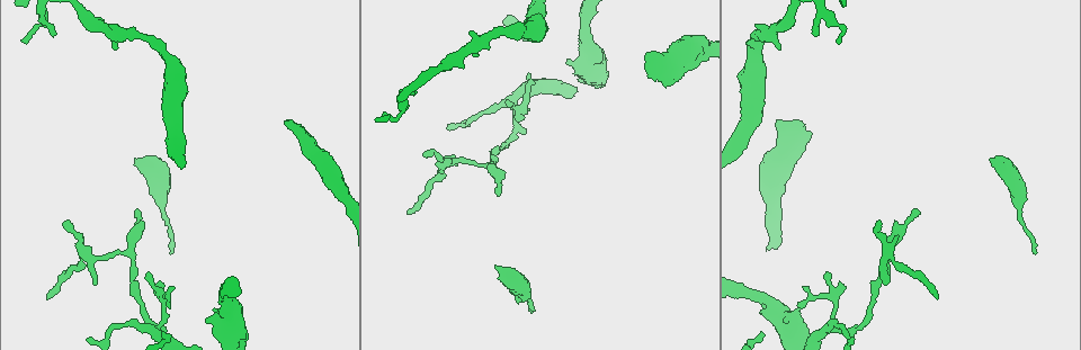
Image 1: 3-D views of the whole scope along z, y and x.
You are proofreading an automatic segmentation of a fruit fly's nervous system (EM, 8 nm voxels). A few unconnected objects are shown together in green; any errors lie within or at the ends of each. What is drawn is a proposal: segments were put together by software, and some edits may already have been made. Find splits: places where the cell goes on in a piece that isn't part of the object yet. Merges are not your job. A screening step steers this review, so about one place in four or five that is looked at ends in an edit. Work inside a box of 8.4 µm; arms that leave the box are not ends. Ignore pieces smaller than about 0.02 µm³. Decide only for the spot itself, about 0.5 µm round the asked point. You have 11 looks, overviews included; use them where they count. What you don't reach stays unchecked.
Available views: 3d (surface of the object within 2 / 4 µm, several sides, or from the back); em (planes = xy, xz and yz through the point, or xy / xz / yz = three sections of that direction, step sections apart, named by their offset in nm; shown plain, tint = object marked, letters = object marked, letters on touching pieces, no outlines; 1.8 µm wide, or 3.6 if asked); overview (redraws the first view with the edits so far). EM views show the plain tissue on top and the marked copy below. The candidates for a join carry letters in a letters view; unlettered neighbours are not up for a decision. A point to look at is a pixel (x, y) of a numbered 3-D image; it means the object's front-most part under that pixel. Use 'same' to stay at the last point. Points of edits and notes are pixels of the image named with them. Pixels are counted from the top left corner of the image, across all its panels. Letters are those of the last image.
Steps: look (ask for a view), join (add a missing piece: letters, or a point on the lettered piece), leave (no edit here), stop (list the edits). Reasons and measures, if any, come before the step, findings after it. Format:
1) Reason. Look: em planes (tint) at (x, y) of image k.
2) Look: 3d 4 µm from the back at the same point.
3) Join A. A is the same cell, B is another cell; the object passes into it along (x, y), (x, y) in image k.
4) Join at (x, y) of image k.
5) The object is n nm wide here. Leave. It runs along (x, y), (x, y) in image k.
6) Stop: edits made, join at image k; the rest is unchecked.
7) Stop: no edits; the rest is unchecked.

Branch stops here. Look: 3d 4 µm at (916, 209) of image 1.

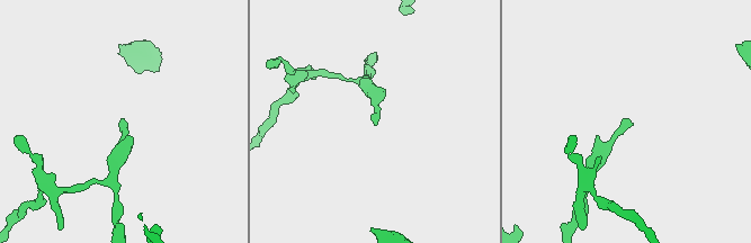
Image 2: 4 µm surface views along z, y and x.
Shape alone is not enough. Look: em planes (letters) at (375, 122) of image 2.

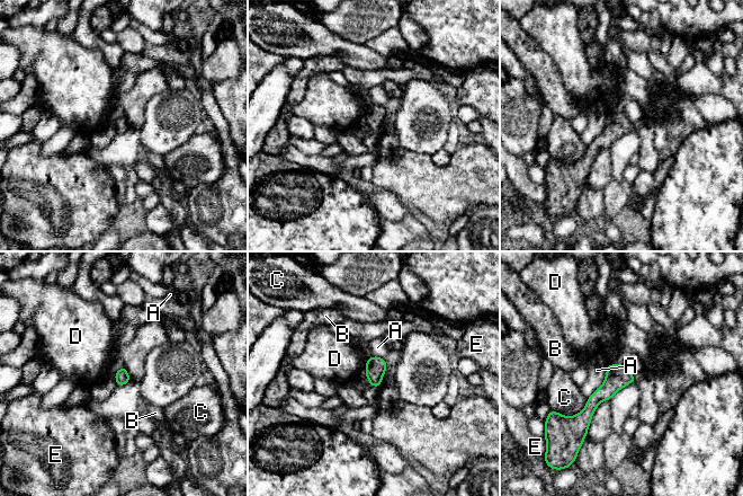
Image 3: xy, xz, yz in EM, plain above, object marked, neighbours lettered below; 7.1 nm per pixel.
The object is 100 nm wide here. Leave. A, B, C, D and E are other cells; no lettered piece goes on from it.

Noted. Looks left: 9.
A narrow waist. Look: em planes (letters) at (80, 262) of image 1.

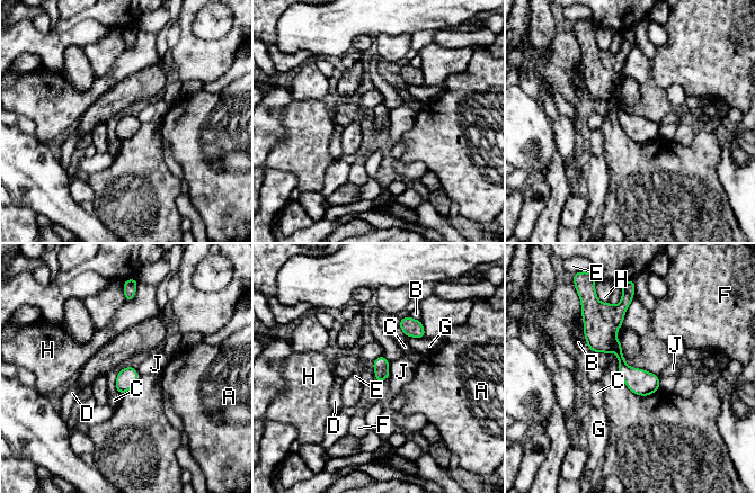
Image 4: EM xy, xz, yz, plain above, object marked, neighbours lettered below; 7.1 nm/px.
Leave. A, B, C, D, E, F, G, H and J are other cells; it runs along (625, 302), (611, 342), (645, 393) in image 4; none of them fits.

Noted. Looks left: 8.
Branch stops here. Look: 3d 2 µm at (496, 267) of image 1.

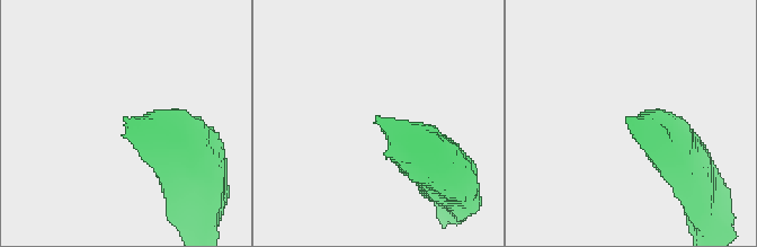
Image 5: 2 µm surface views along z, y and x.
Need the tissue. Look: em planes (letters) at (125, 119) of image 5.

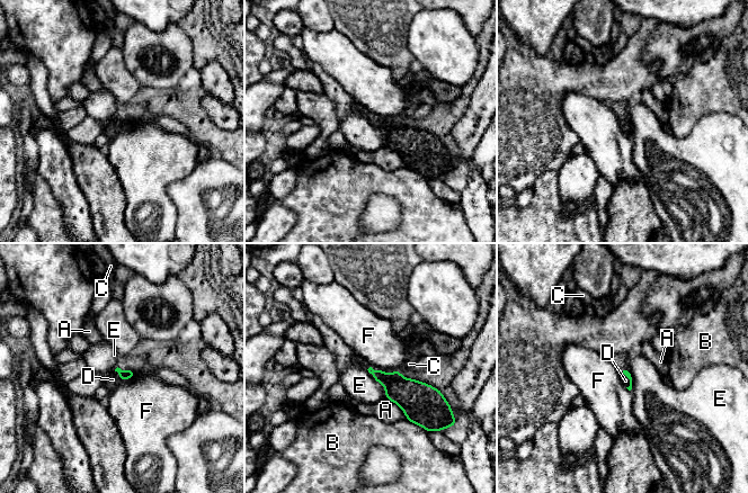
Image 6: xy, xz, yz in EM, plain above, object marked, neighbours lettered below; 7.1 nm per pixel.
Join D. D is the same cell, A, B, C, E and F are other cells; the object passes into it along (127, 374), (118, 374), (113, 379) in image 6; the cell continues.

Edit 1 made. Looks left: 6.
Redraw. Look: overview.

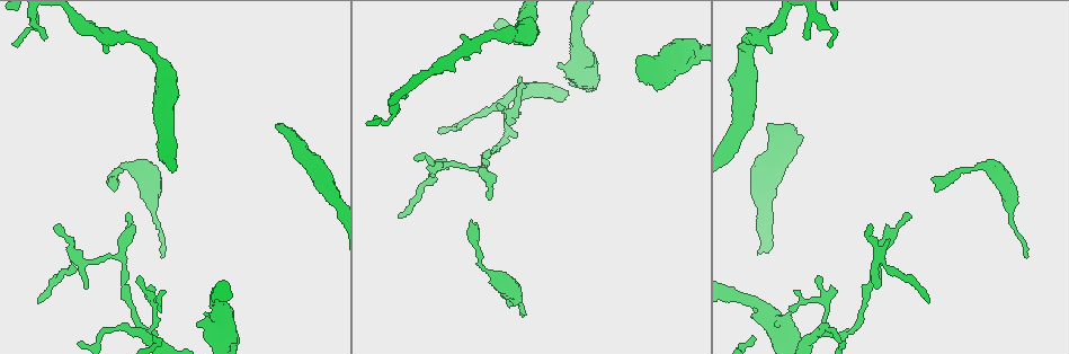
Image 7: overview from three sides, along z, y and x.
Look: em xz step 4 (tint) at (313, 163) of image 7.

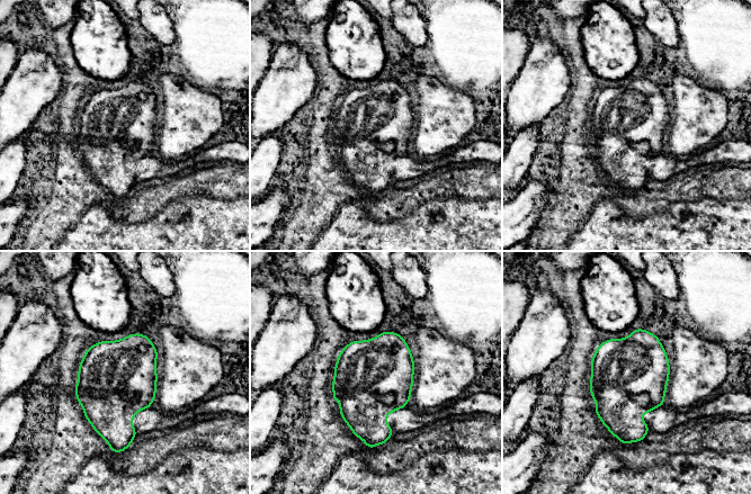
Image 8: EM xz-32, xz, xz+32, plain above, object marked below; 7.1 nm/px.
Cut it another way. Look: em planes (tint) at the same point.

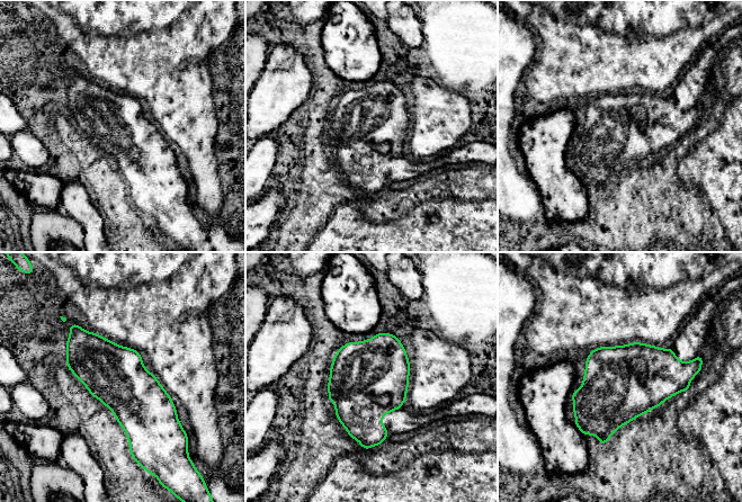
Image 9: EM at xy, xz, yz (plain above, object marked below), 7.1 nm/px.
What lies round it. Look: em planes (letters) at the same point.

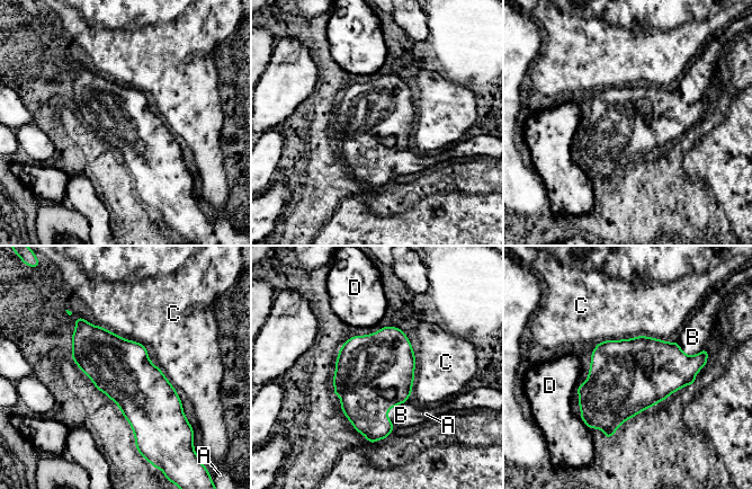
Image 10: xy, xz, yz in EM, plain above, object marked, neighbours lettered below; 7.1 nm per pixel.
The object is 420 nm wide here. Leave. A, B, C and D are other cells; a border runs along (625, 338), (606, 339), (599, 343) in image 10; no lettered piece goes on from it.

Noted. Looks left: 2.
Stop: edits made, join at image 6; the rest is unchecked.

